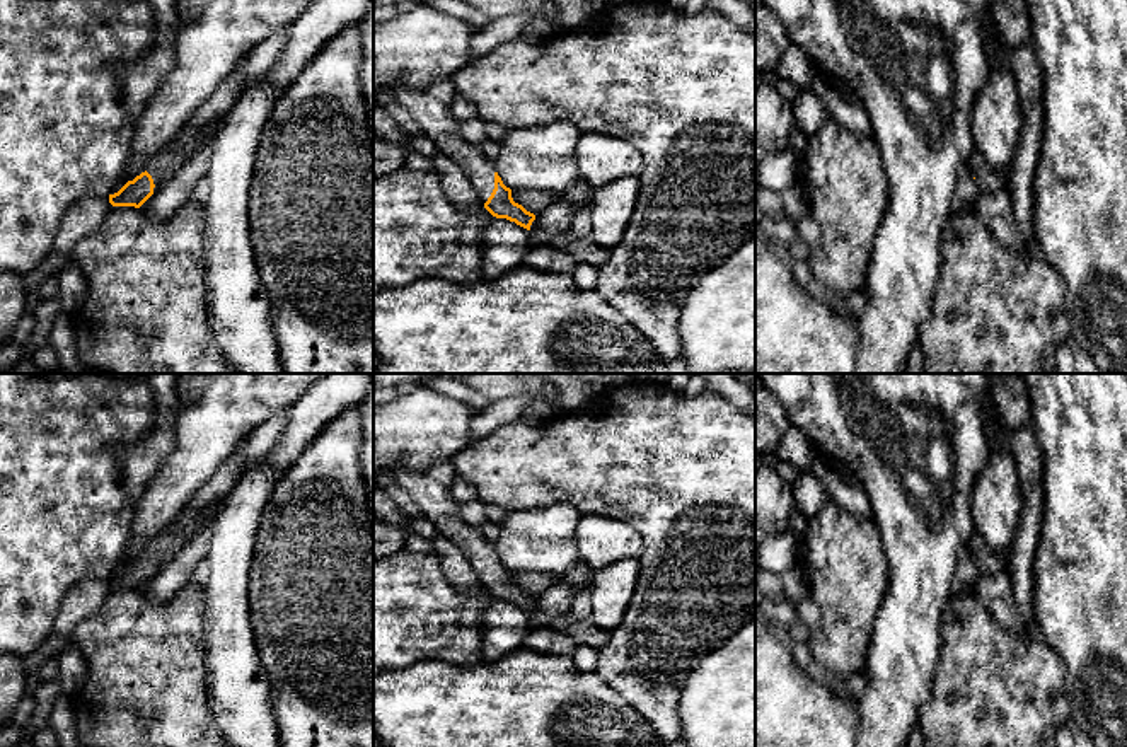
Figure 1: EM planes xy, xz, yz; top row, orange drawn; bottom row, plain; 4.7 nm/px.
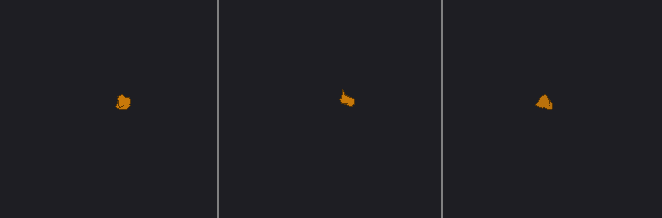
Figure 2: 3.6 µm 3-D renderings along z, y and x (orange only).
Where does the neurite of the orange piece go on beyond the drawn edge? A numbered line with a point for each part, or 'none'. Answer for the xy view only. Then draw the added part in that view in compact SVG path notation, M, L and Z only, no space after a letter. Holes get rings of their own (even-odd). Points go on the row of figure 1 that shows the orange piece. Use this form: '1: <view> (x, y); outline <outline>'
1: xy (164, 164); outline M223 116L211 119L203 130L188 140L182 145L170 145L162 152L155 153L155 157L148 162L147 172L153 179L153 191L157 191L164 182L167 182L176 171L179 169L181 162L189 159L194 148L201 143L205 133L215 133L220 126Z

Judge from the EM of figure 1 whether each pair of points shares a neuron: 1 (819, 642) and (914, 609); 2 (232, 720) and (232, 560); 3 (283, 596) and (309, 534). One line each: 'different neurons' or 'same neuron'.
1: different neurons
2: same neuron
3: same neuron

